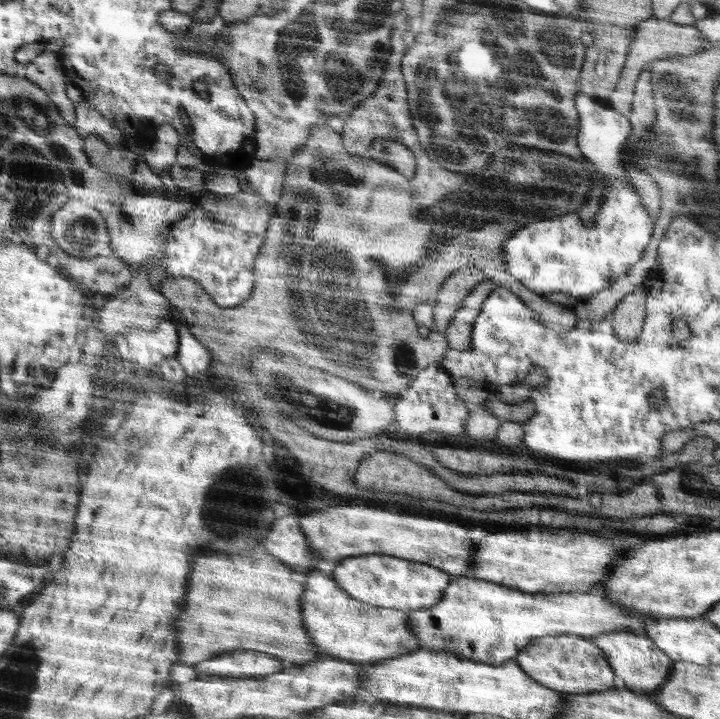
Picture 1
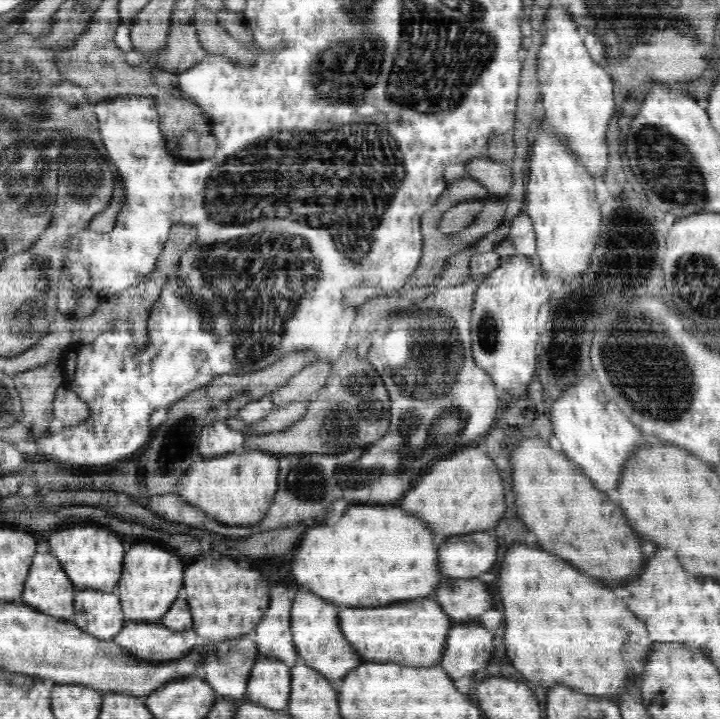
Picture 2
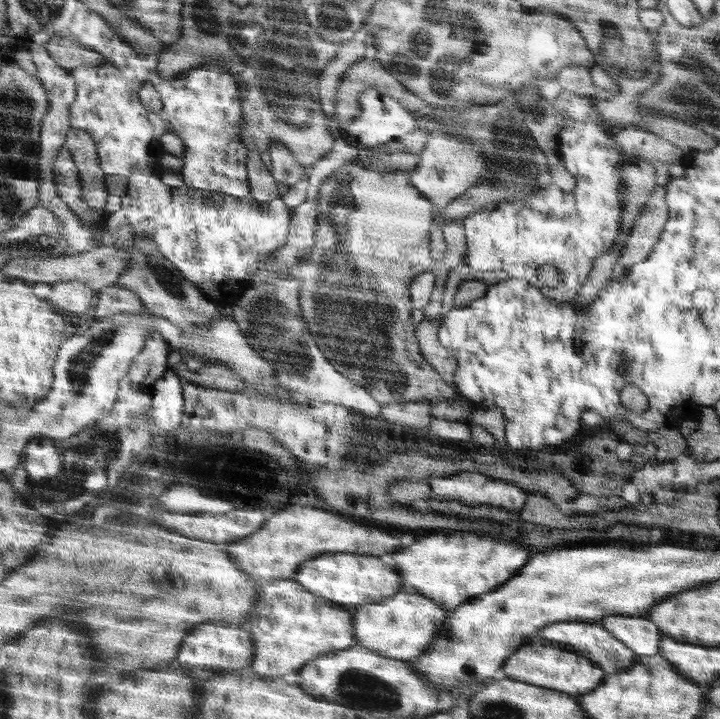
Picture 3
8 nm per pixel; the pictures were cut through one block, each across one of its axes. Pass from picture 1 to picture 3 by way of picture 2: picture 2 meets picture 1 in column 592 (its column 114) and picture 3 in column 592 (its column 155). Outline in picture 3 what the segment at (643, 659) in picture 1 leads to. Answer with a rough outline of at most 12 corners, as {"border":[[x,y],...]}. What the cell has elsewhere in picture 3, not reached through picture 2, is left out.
{"border":[[555,622],[539,639],[570,644],[610,674],[639,655],[598,622]]}

